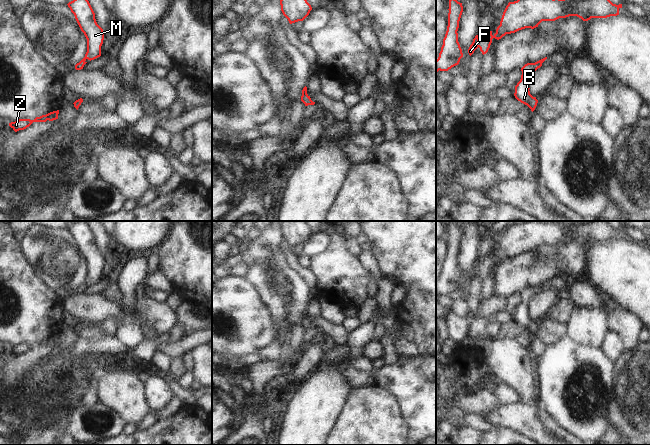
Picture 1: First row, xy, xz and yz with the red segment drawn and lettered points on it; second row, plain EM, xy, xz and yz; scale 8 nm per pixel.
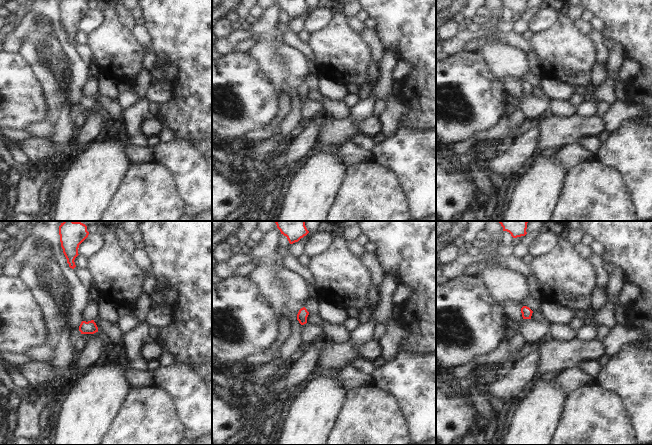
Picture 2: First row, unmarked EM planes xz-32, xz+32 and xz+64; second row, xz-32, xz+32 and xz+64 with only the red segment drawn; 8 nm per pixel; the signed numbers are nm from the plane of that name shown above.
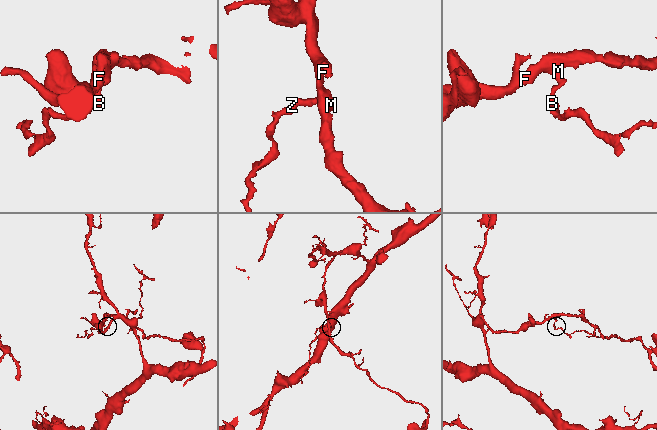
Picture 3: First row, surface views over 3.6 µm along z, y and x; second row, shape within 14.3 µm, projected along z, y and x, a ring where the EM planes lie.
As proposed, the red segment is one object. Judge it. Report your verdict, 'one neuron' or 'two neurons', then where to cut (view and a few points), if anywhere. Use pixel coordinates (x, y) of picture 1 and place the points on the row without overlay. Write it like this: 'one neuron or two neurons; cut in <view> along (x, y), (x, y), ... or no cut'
one neuron; no cut

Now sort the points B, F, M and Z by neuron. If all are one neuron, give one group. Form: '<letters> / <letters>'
B F M Z

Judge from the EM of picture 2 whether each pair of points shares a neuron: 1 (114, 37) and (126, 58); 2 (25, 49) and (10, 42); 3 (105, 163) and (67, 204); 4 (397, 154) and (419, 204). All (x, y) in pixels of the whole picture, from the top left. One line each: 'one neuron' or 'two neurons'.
1: one neuron
2: two neurons
3: one neuron
4: one neuron

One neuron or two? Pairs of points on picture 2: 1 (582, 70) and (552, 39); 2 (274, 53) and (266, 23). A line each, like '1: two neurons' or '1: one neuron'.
1: one neuron
2: one neuron

